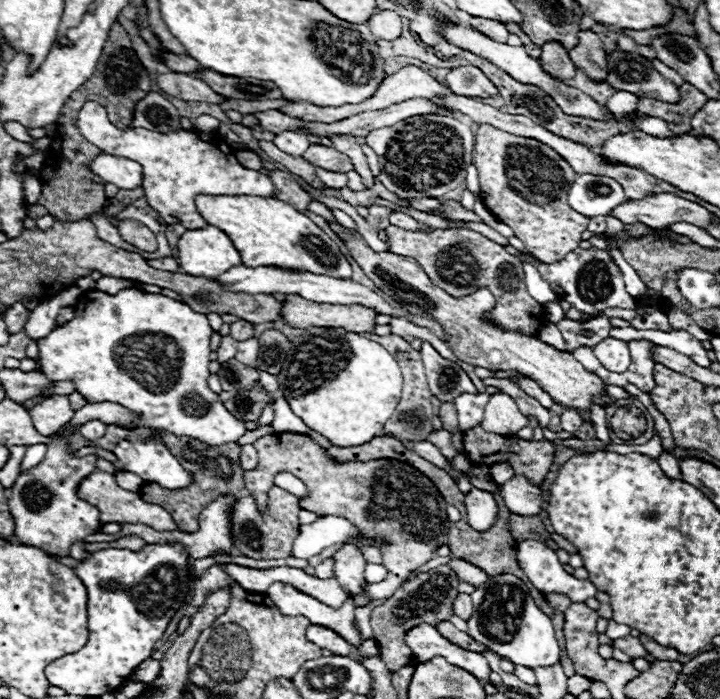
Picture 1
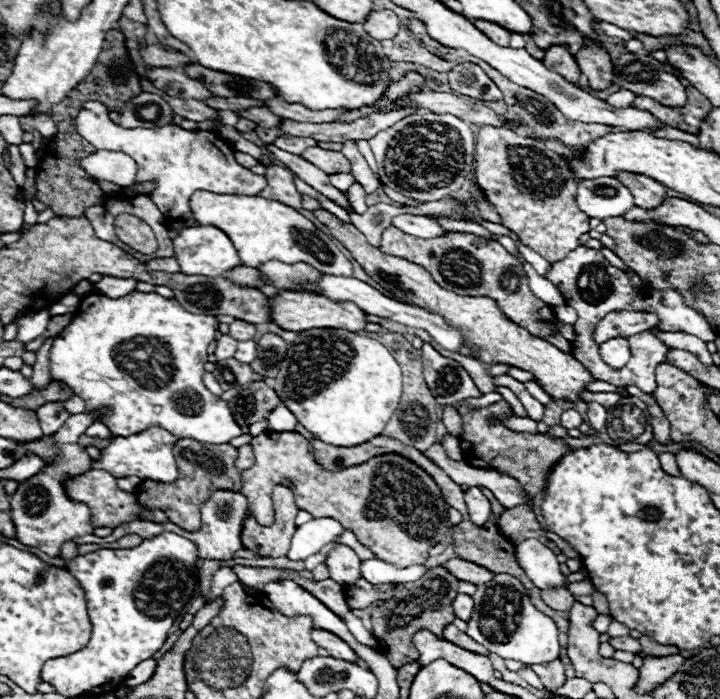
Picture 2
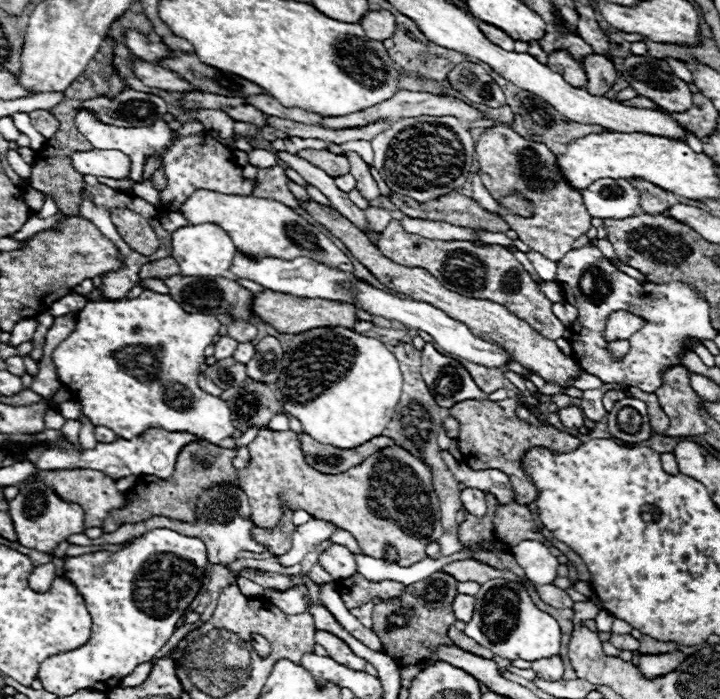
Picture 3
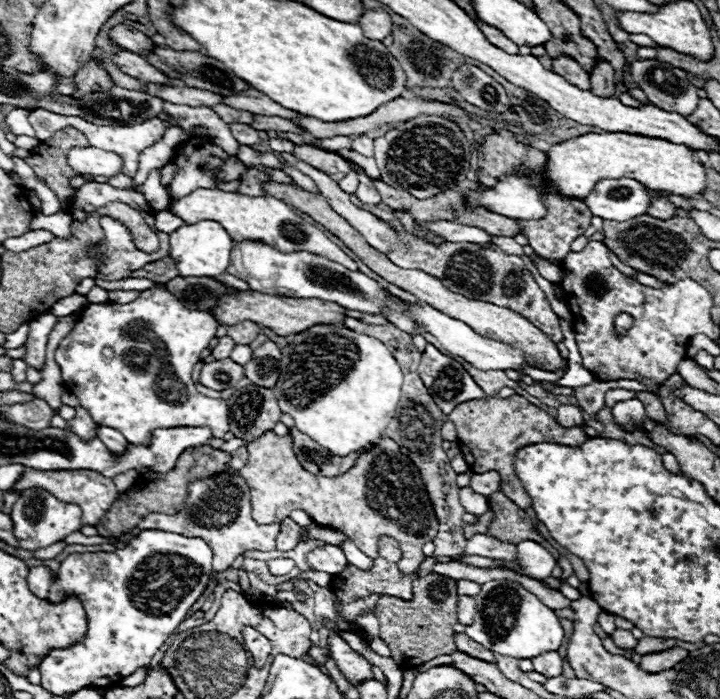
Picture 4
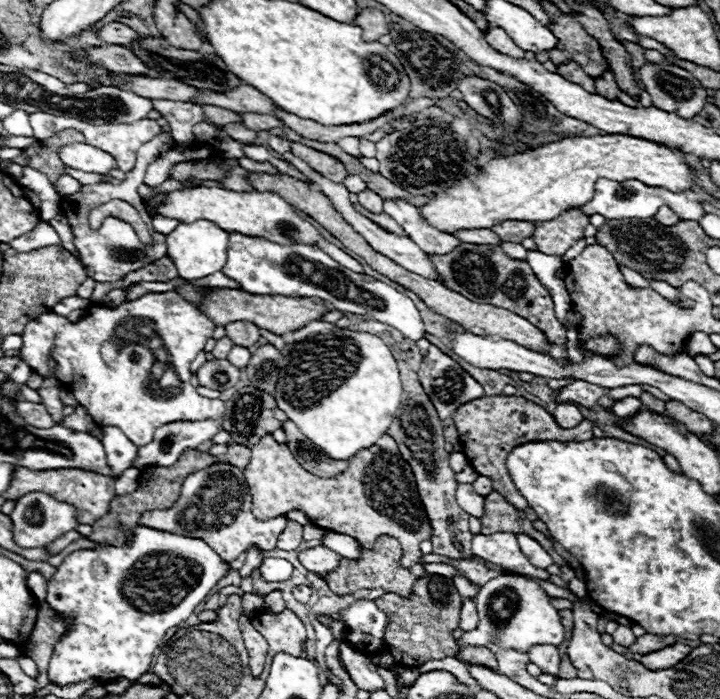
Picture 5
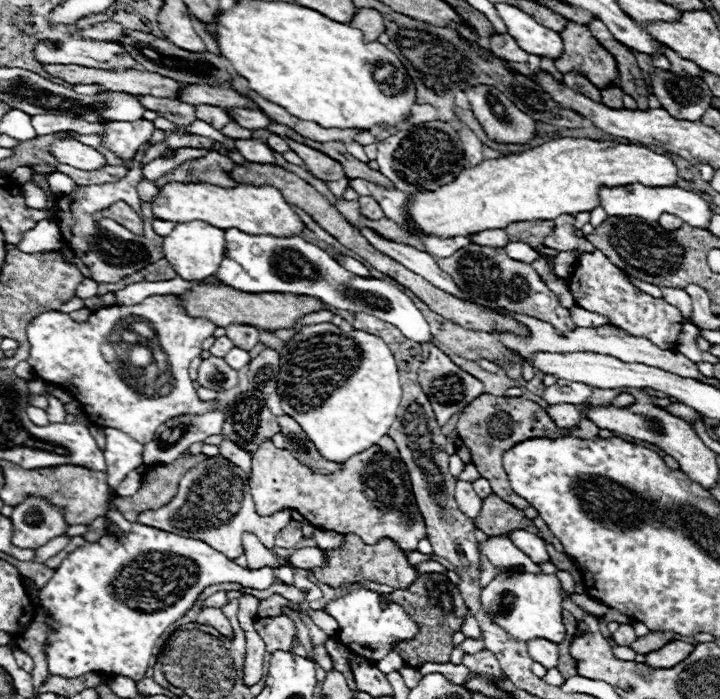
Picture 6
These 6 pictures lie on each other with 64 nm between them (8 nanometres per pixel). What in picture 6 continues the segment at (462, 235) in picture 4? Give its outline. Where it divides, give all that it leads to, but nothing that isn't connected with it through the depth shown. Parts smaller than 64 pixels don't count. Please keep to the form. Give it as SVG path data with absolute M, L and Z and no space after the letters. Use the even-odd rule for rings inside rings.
M484 230L484 232L476 232L468 236L474 244L482 244L482 246L496 246L496 248L504 248L508 244L508 236L502 230Z

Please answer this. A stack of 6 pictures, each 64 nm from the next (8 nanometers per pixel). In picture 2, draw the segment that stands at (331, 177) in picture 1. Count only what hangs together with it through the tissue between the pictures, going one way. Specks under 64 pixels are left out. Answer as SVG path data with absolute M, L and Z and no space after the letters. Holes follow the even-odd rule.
M328 174L328 180L330 180L330 184L334 186L334 188L338 188L338 190L348 190L350 188L350 184L352 184L352 174Z

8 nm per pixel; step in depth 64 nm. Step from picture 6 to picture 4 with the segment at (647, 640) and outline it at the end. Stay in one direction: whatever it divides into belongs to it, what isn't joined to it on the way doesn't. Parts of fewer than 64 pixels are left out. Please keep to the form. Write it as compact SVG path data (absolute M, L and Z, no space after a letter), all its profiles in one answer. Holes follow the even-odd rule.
M644 636L642 640L638 640L638 646L634 648L634 652L638 652L638 654L652 654L652 652L670 650L670 648L676 648L676 646L678 646L678 640L662 640L662 638Z

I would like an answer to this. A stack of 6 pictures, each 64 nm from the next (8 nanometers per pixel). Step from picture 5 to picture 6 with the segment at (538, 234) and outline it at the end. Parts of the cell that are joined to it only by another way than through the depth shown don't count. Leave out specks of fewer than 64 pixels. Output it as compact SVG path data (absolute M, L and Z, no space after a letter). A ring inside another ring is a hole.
M560 216L554 220L554 230L544 238L544 246L548 250L564 252L576 248L580 238L584 238L584 232L574 230L574 216Z

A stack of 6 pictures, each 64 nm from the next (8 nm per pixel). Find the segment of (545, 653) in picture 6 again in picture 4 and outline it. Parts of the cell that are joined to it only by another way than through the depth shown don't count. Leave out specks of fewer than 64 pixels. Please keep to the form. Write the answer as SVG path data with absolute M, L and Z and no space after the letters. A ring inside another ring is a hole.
M546 652L544 656L536 656L532 660L534 670L546 678L554 678L562 674L562 656L558 652Z

